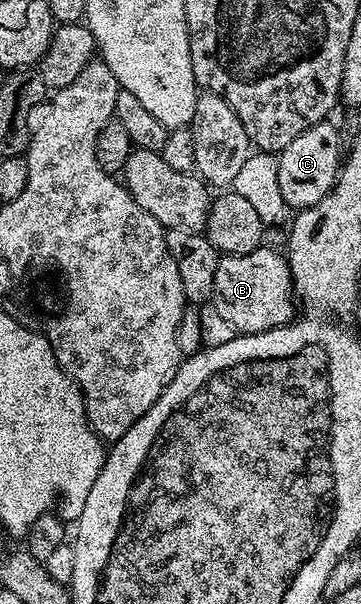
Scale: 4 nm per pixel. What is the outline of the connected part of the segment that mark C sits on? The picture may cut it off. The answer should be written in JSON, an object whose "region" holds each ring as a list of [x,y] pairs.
{"region":[[[330,121],[314,123],[304,129],[304,133],[300,133],[292,145],[277,152],[277,180],[287,208],[301,209],[316,205],[333,189],[344,159],[344,144],[339,128],[332,124]]]}

